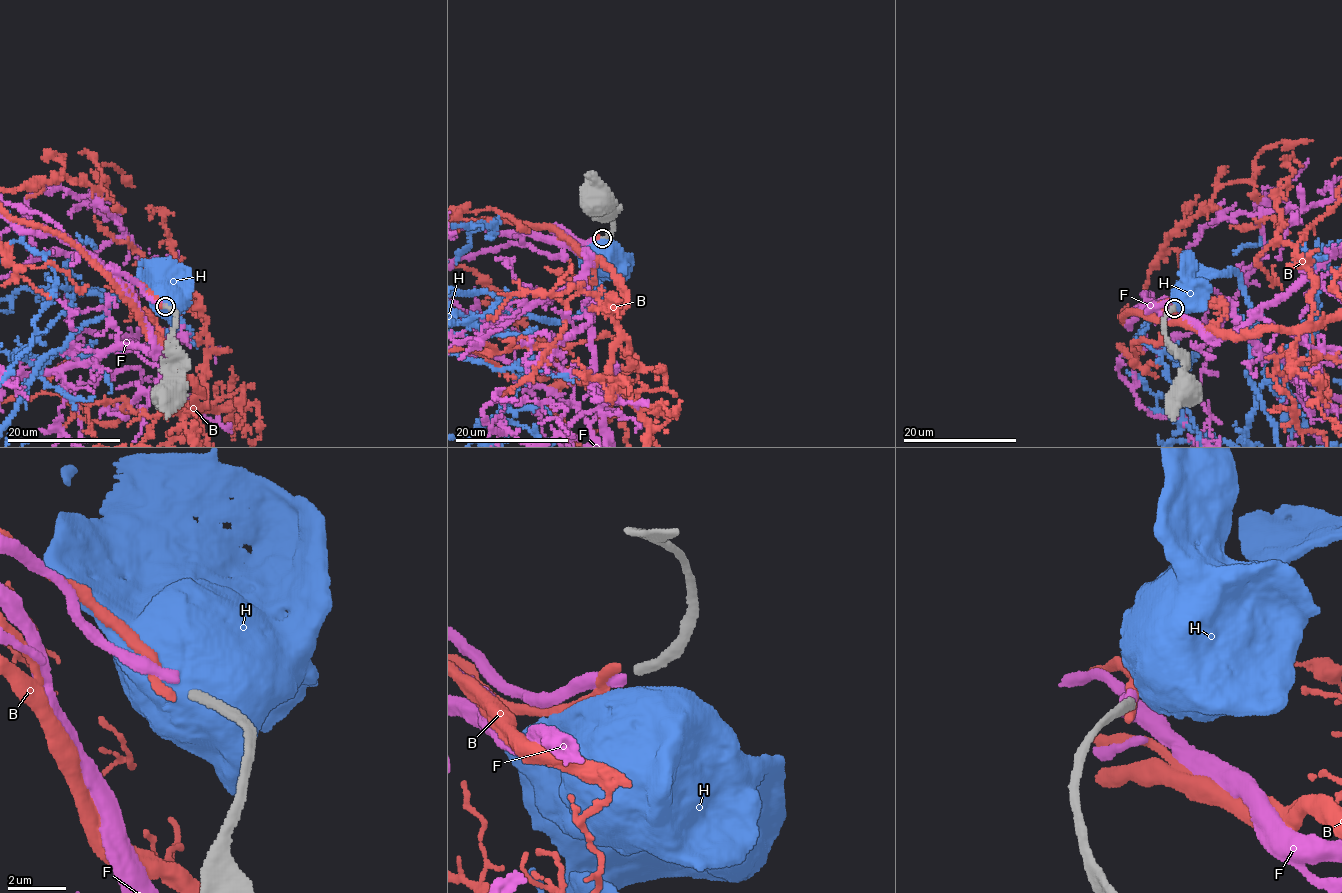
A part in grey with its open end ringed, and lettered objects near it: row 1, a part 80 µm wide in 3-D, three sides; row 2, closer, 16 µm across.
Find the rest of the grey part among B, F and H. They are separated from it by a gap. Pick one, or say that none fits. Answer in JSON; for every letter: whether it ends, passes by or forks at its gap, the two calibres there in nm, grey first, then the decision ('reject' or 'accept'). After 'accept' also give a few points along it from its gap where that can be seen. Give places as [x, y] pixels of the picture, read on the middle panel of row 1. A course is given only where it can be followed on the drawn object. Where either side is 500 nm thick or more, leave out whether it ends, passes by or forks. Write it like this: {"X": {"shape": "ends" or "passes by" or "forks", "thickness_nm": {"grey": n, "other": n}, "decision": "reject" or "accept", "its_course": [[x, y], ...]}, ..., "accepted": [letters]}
{"B": {"shape": "ends", "thickness_nm": {"grey": 320, "other": 320}, "decision": "reject"}, "F": {"shape": "ends", "thickness_nm": {"grey": 320, "other": 360}, "decision": "reject"}, "H": {"thickness_nm": {"grey": 320, "other": 900}, "decision": "reject"}, "accepted": []}

